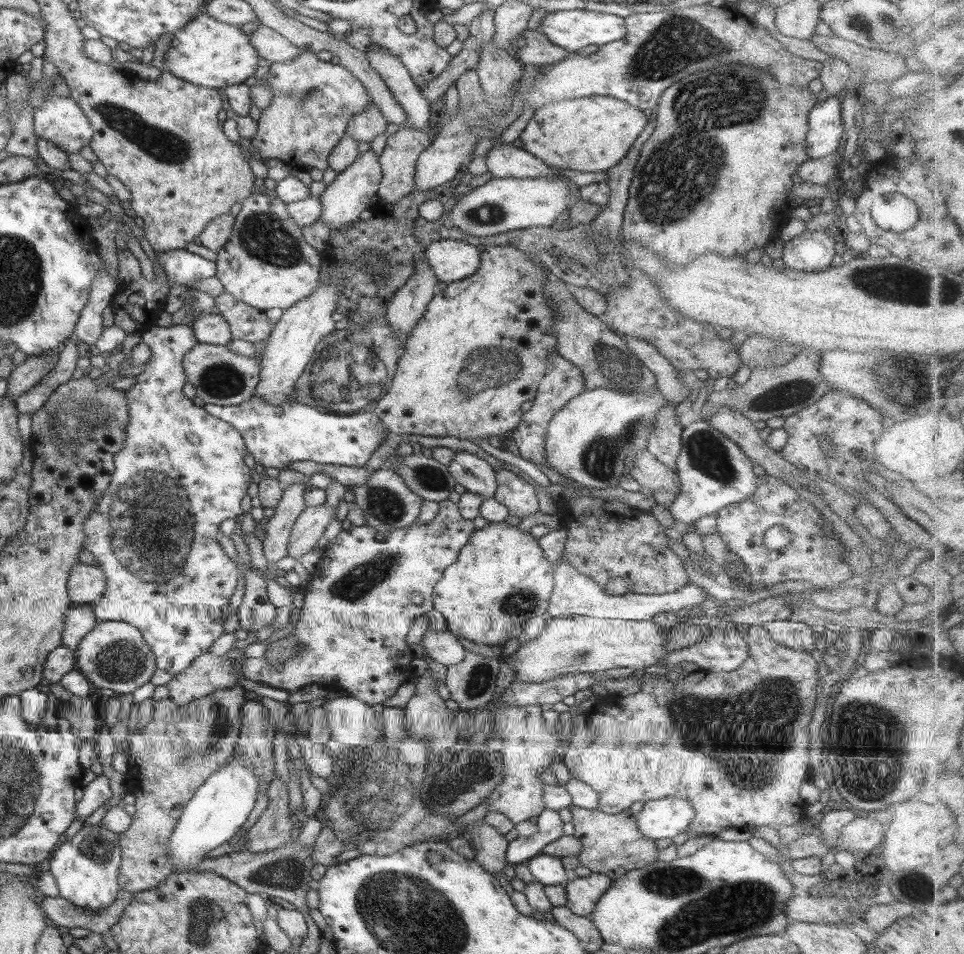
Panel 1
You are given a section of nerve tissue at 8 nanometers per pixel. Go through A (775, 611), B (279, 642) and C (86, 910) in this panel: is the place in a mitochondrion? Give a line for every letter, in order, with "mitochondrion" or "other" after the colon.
A: other
B: mitochondrion
C: other

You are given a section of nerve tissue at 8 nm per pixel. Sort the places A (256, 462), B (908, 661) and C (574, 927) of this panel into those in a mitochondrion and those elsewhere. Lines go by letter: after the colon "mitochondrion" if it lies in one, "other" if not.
A: other
B: other
C: other

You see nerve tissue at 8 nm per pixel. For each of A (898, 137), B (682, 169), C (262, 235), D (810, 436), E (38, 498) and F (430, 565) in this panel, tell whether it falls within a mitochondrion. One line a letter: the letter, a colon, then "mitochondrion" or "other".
A: other
B: mitochondrion
C: mitochondrion
D: other
E: other
F: other

